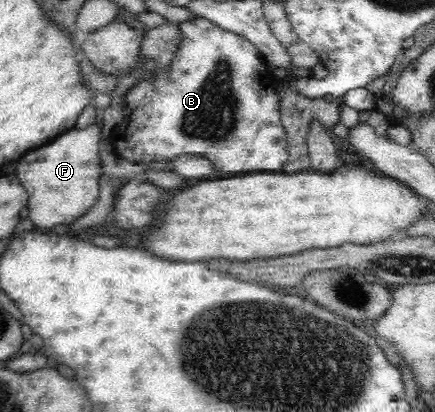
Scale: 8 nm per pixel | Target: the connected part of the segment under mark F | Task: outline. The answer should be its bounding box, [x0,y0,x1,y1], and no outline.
[17,122,104,232]

